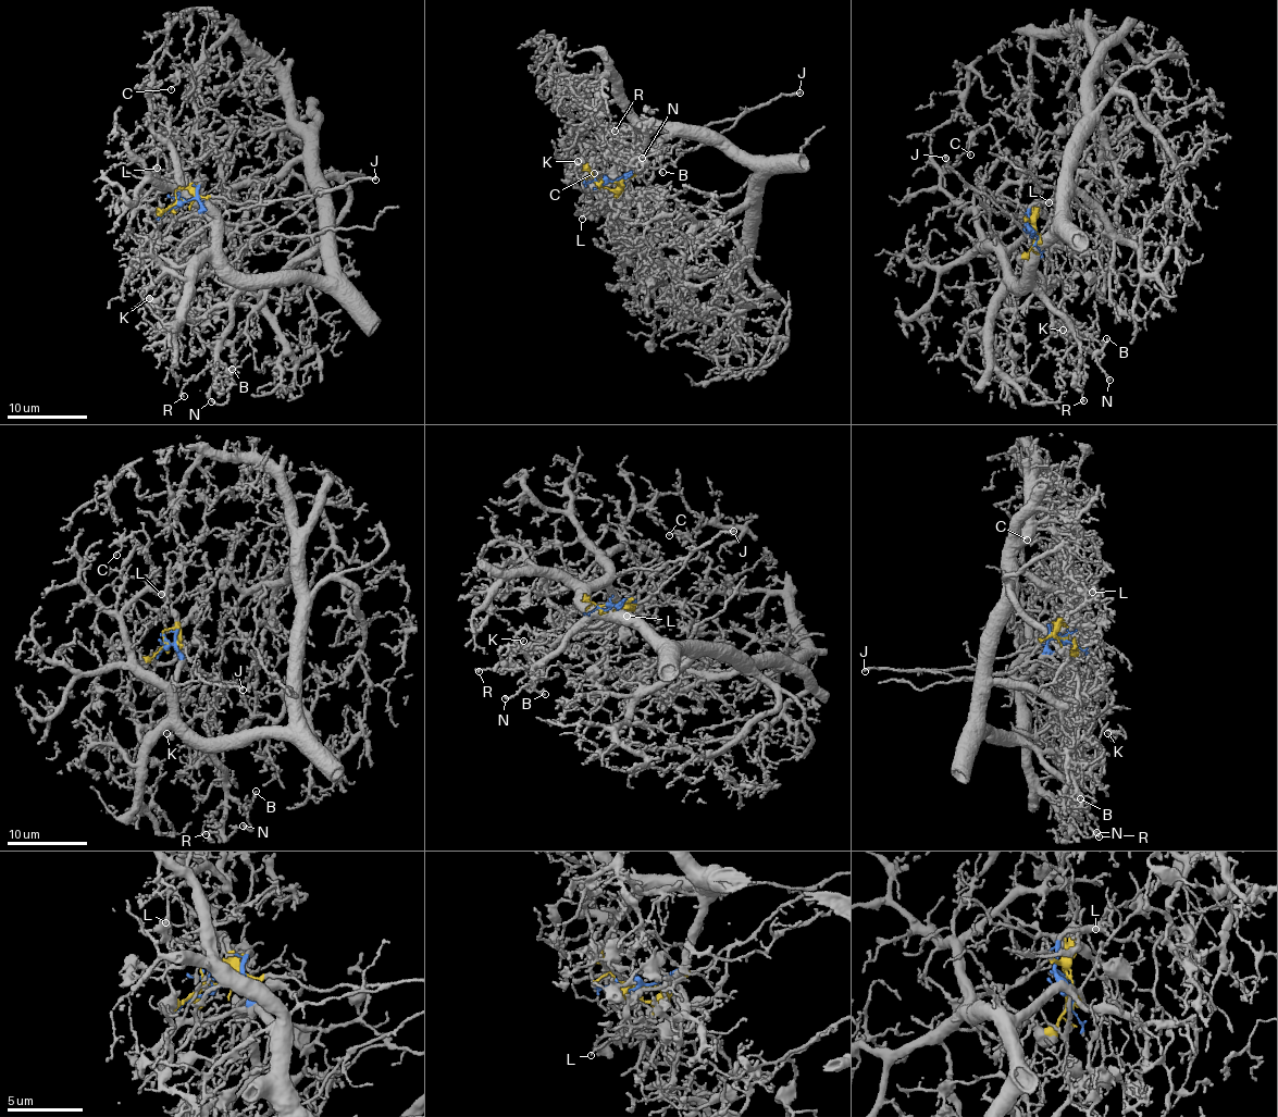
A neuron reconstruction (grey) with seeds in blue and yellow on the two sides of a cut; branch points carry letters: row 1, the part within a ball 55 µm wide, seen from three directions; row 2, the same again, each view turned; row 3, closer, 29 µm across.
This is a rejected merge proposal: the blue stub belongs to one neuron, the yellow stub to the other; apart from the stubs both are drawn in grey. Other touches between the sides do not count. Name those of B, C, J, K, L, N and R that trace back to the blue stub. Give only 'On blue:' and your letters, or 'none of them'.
On blue: B, N, R

